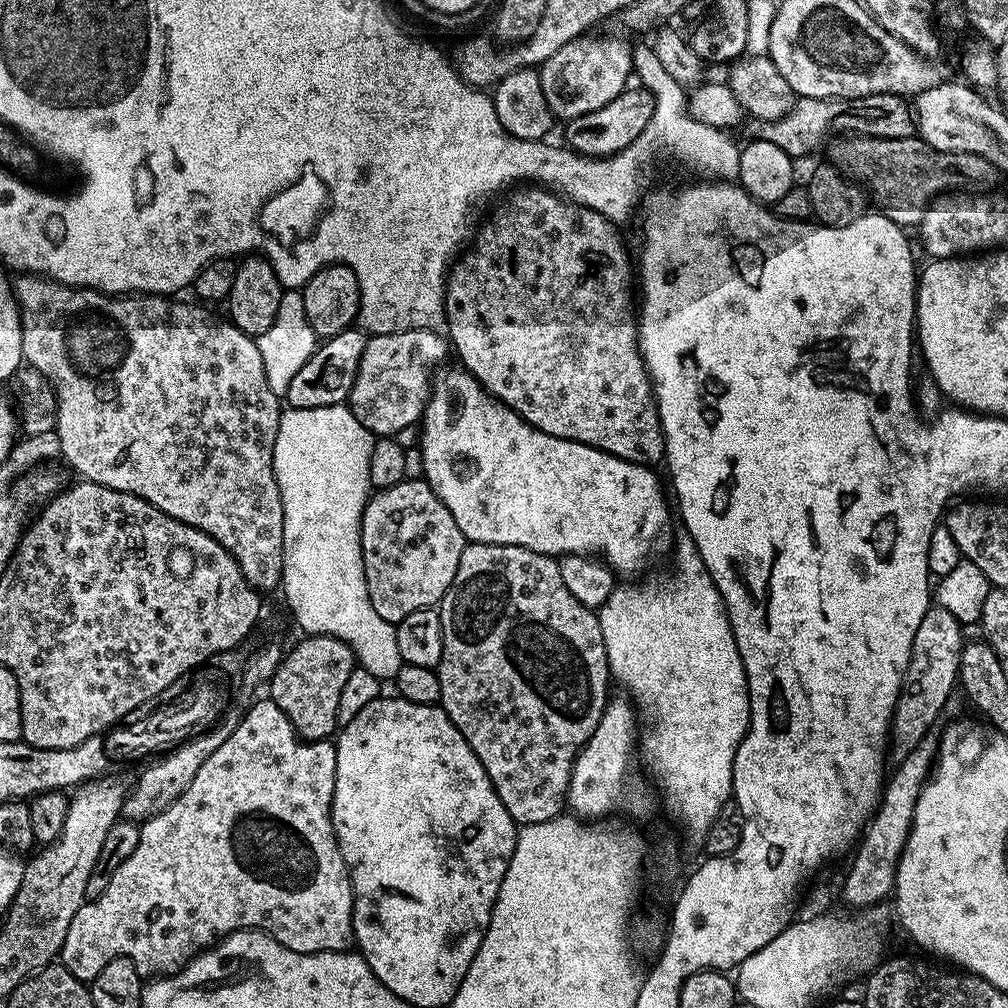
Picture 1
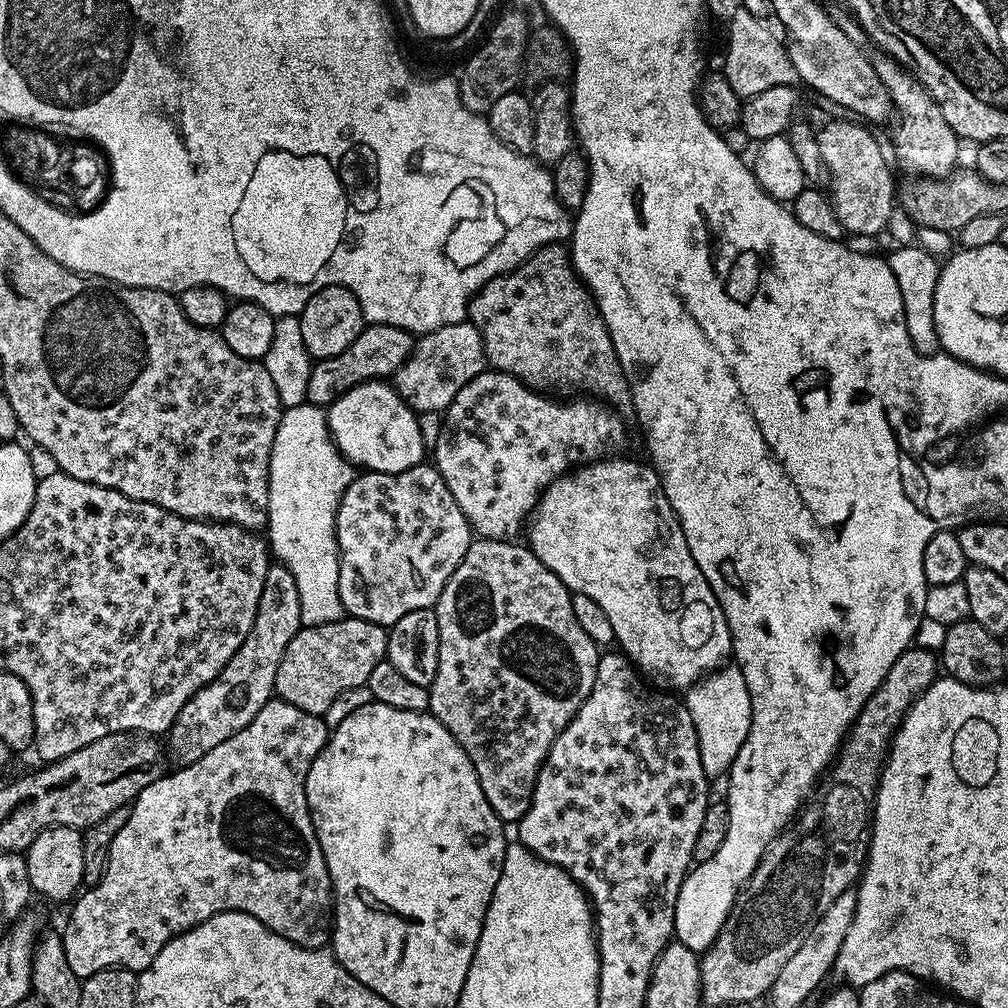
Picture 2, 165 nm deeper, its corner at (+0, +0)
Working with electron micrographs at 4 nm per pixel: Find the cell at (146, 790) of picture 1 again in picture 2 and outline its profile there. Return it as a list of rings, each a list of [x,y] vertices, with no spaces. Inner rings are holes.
[[[279,562],[269,563],[266,570],[266,582],[262,582],[262,598],[258,598],[258,614],[254,614],[254,626],[250,626],[250,634],[246,634],[246,642],[242,642],[242,646],[238,646],[236,653],[230,658],[230,662],[226,662],[226,666],[215,676],[209,684],[202,690],[198,690],[186,702],[186,706],[182,706],[182,710],[178,714],[175,724],[168,729],[166,733],[166,752],[170,757],[173,765],[183,766],[185,764],[193,764],[198,762],[198,758],[202,758],[206,754],[210,754],[210,750],[214,750],[214,746],[222,746],[222,742],[226,742],[226,738],[230,738],[234,734],[238,734],[238,730],[242,730],[250,723],[258,714],[258,710],[262,710],[262,706],[266,706],[266,702],[273,699],[276,691],[276,679],[278,678],[278,666],[282,662],[282,654],[286,654],[286,646],[290,646],[290,638],[294,638],[294,634],[298,634],[301,630],[302,618],[302,602],[298,602],[298,582],[294,582],[294,574],[290,574],[287,566]]]

